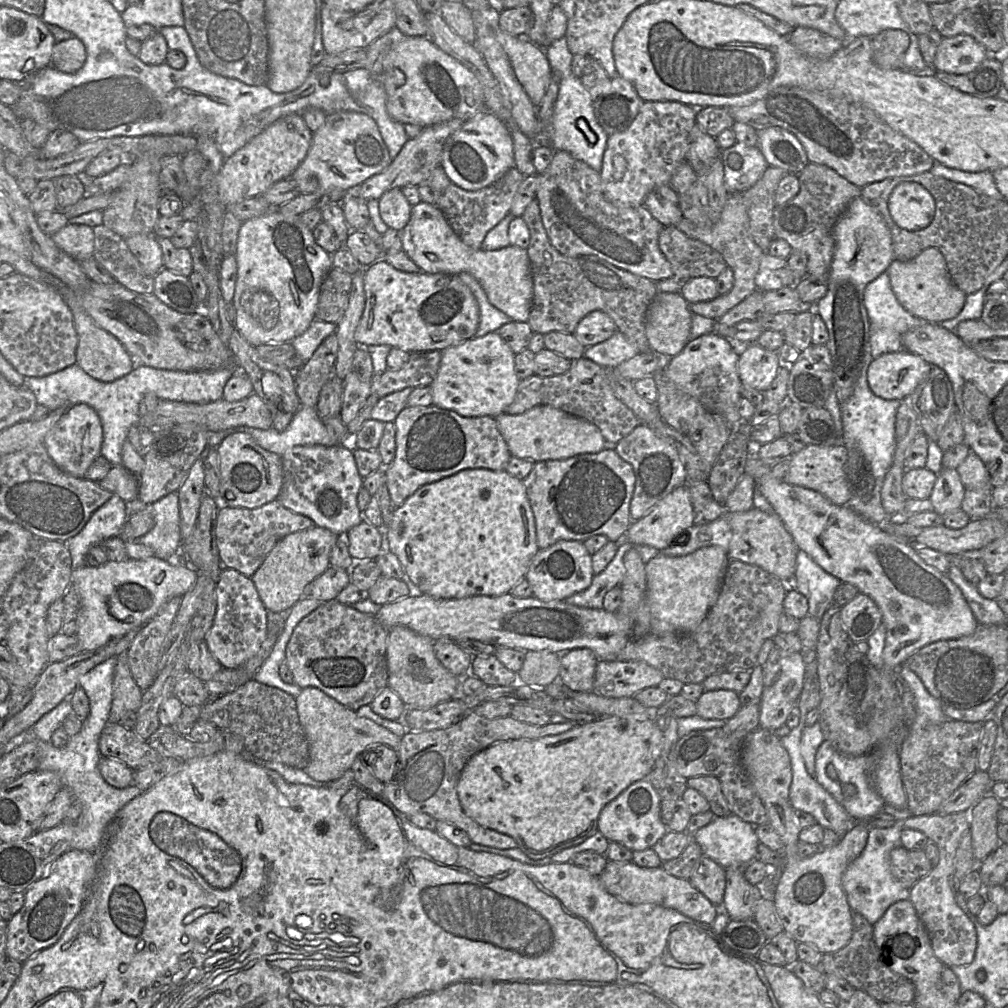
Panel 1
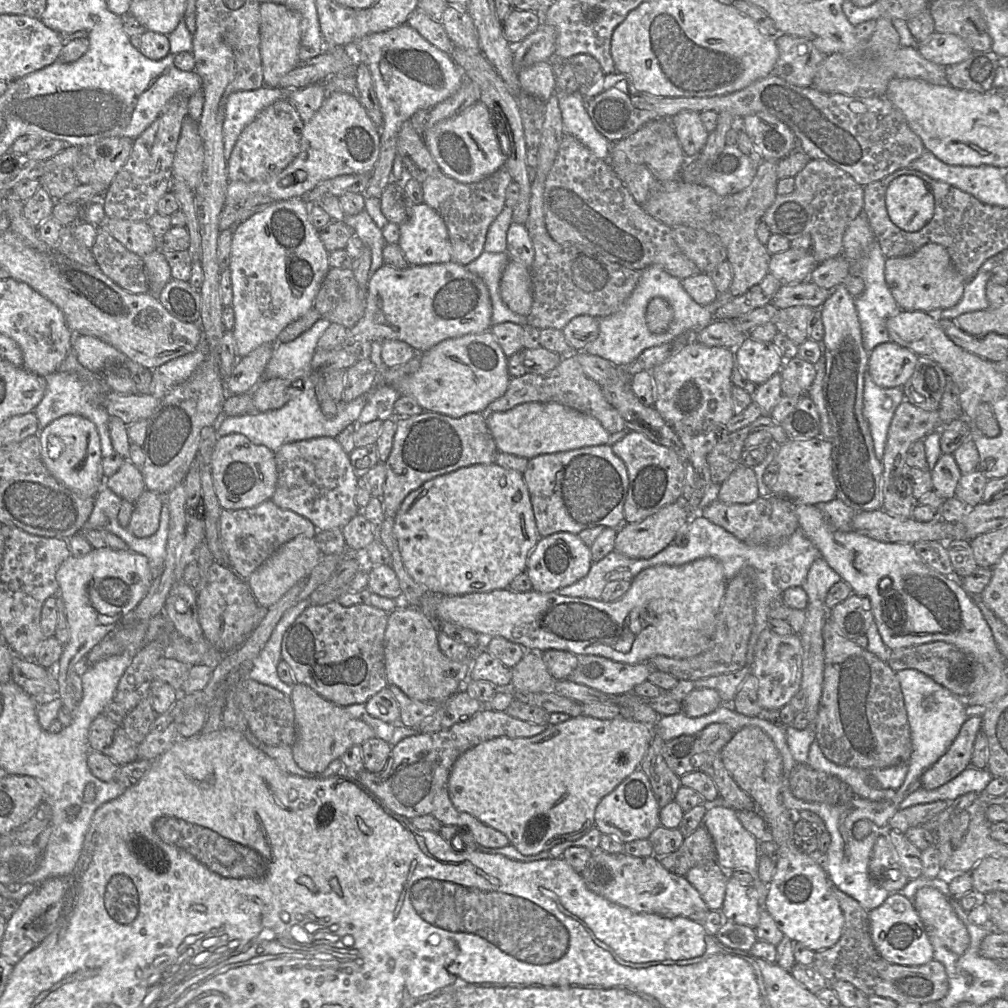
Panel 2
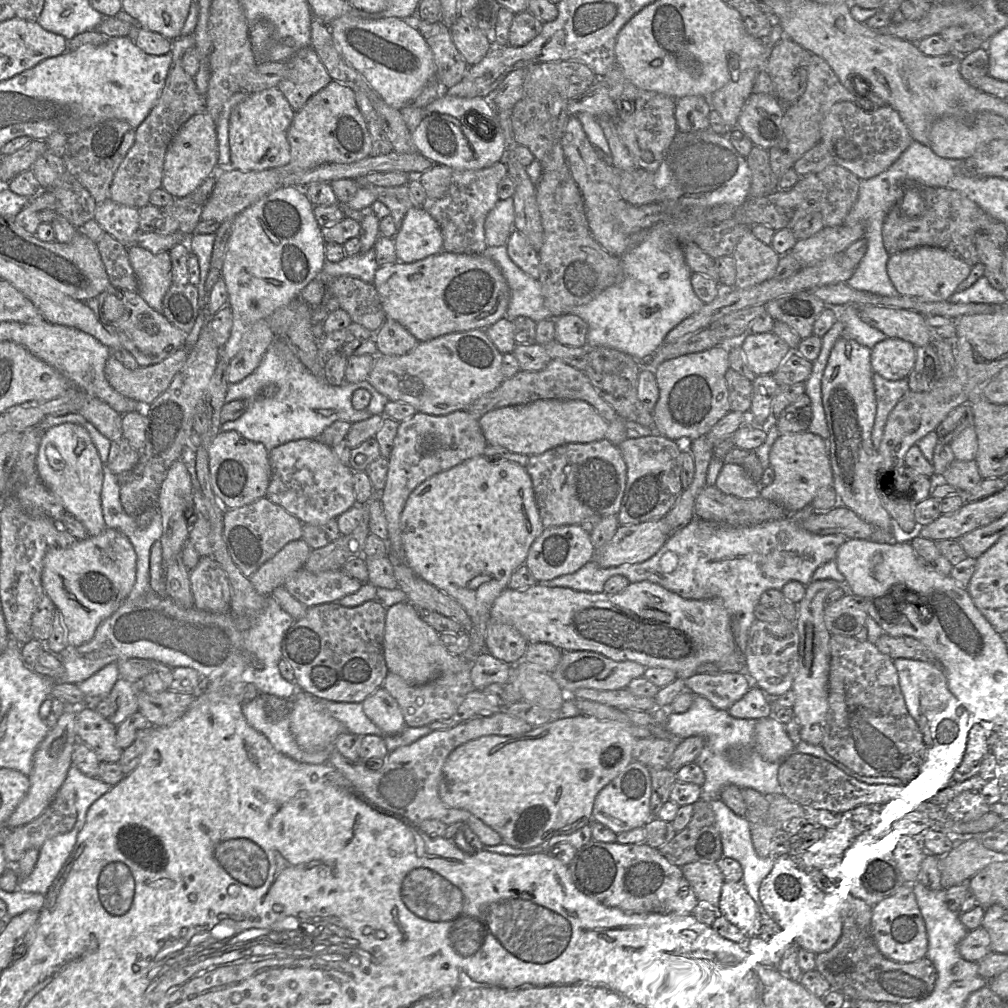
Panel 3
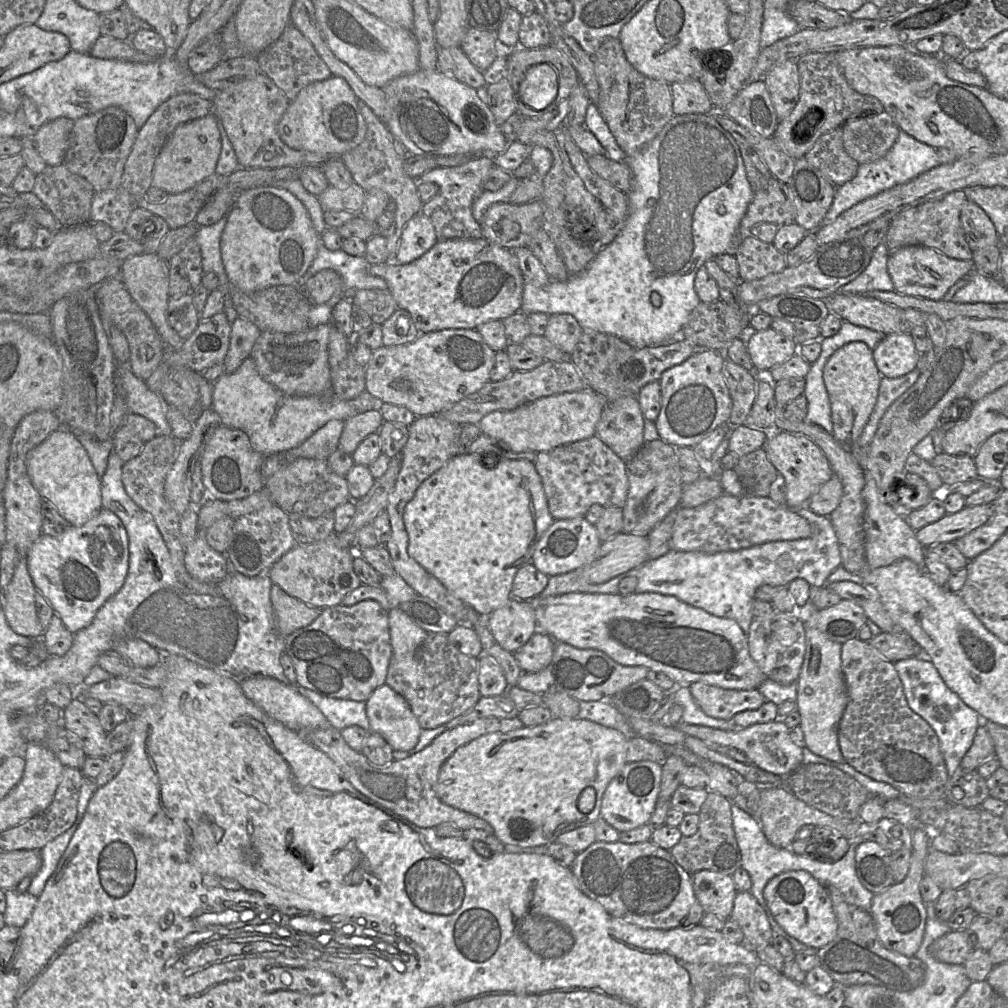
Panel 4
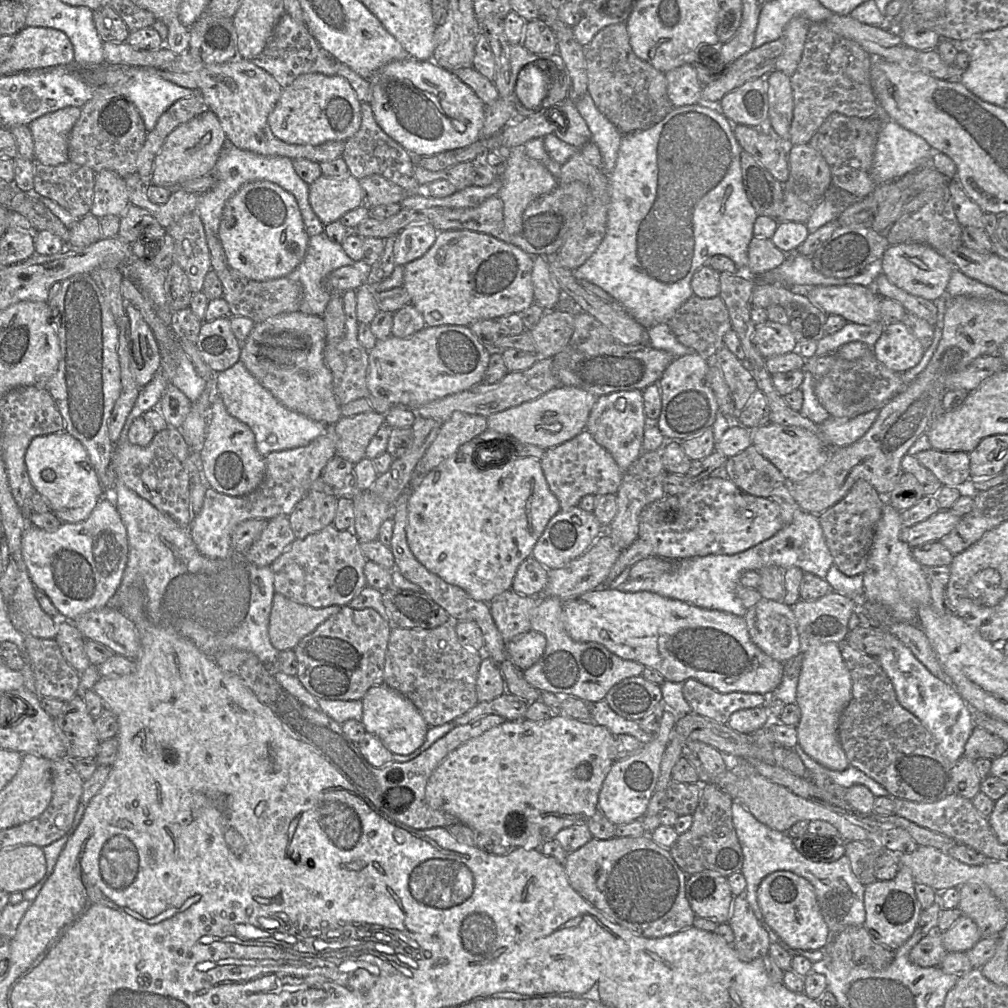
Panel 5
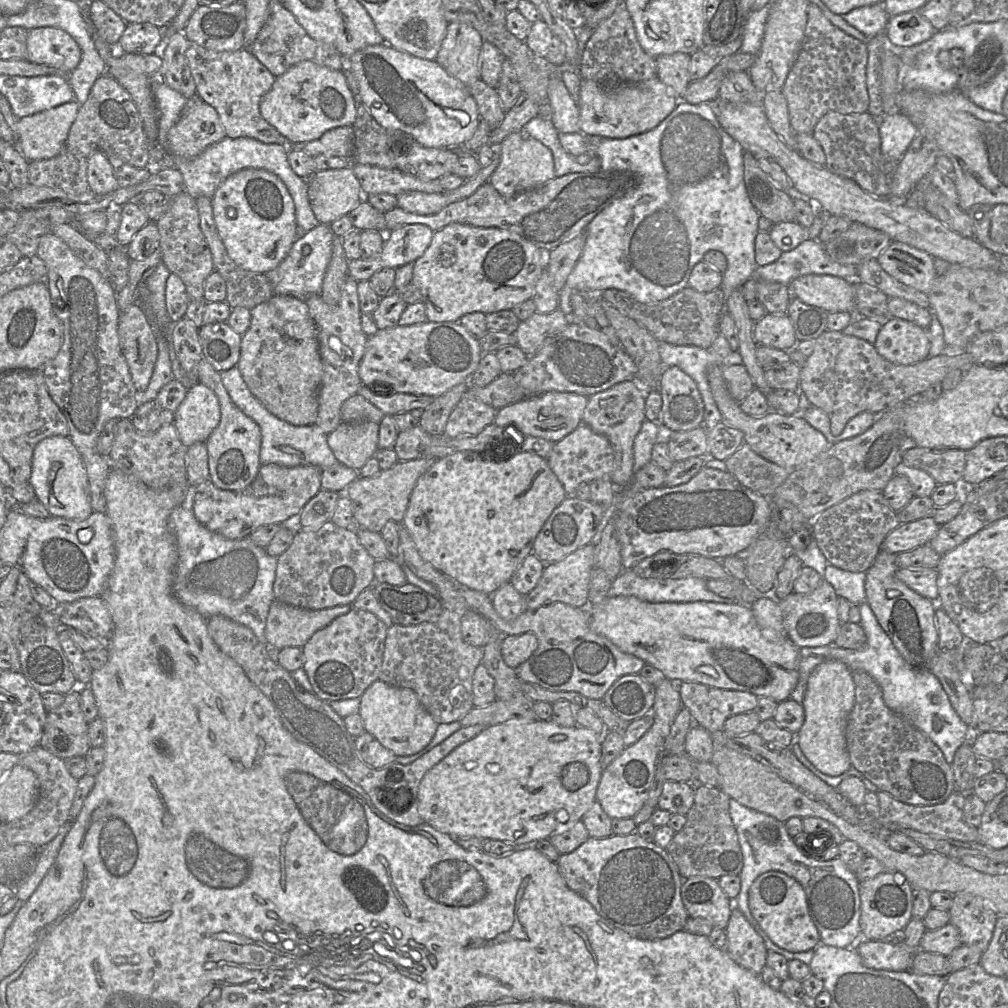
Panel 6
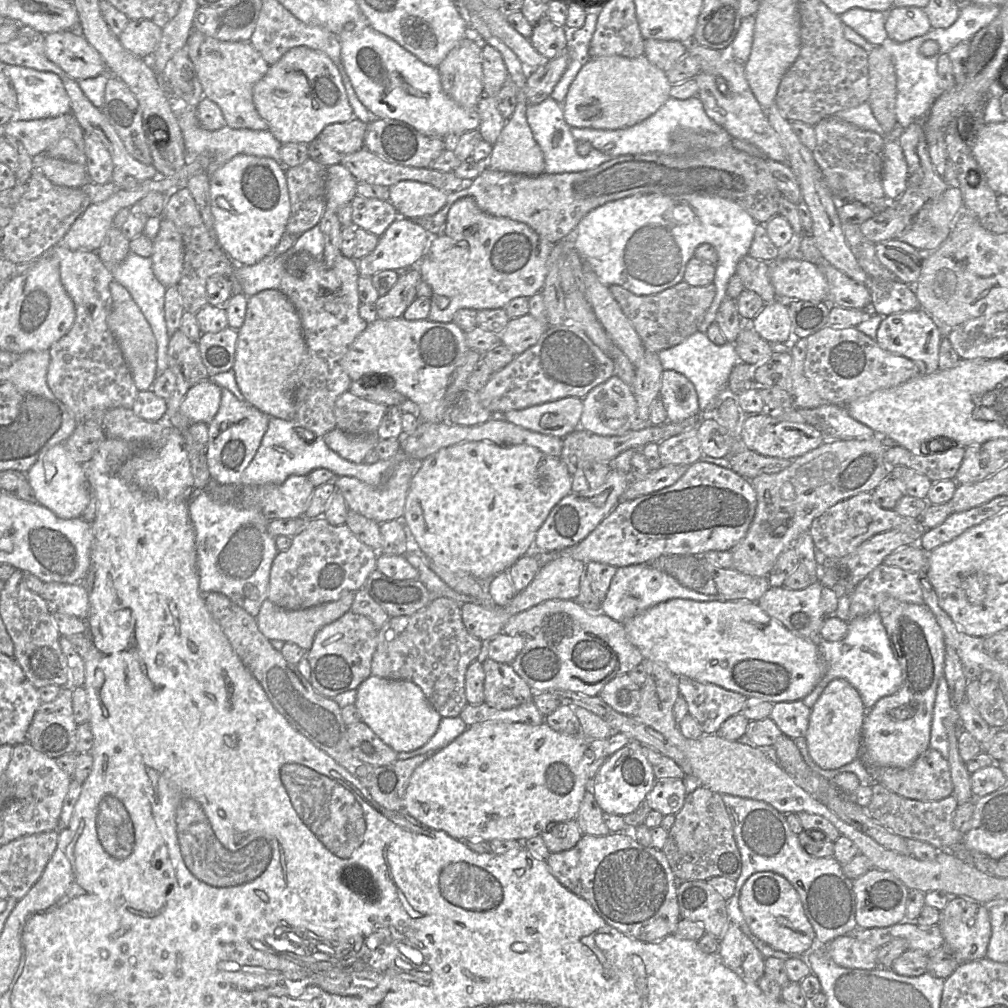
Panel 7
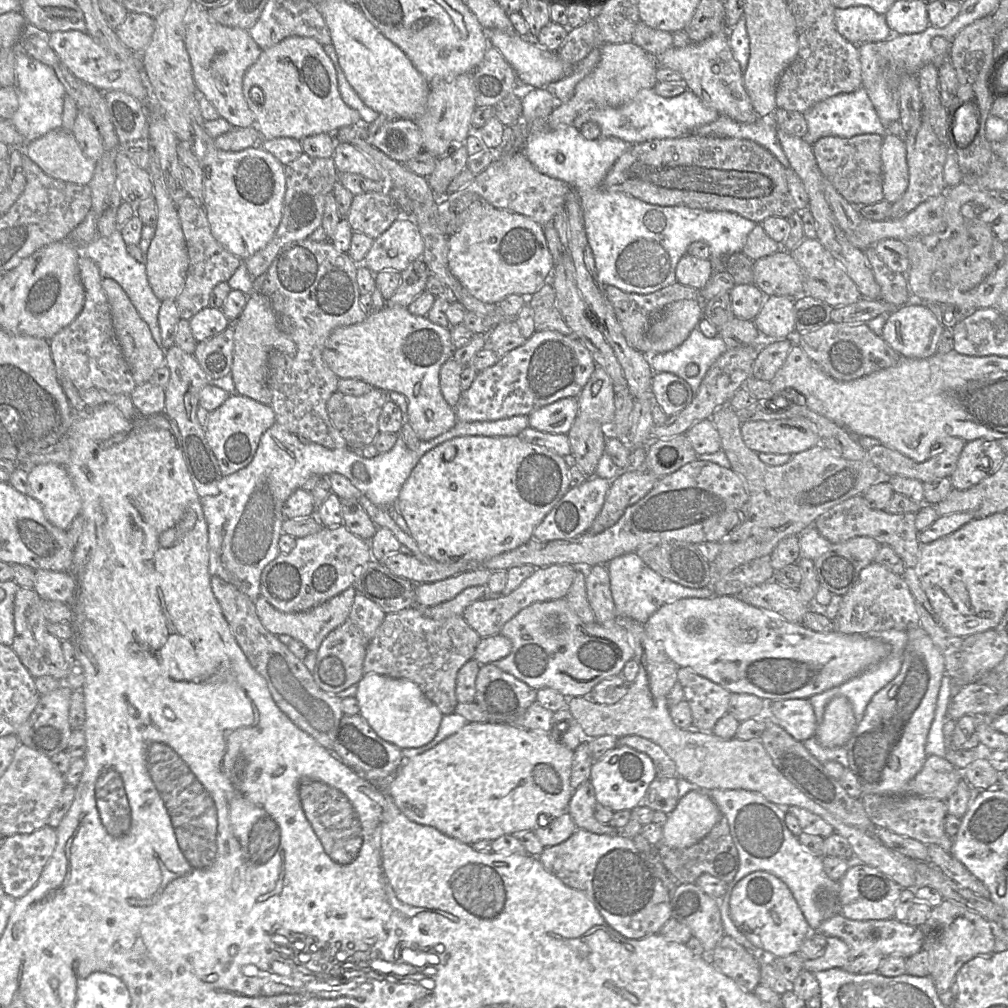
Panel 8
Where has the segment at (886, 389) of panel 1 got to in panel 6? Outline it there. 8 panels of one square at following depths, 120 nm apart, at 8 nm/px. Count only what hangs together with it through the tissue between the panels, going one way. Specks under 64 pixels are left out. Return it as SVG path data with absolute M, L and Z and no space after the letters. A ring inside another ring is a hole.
M890 318L881 327L874 346L886 360L898 365L912 365L928 358L930 334L909 321Z

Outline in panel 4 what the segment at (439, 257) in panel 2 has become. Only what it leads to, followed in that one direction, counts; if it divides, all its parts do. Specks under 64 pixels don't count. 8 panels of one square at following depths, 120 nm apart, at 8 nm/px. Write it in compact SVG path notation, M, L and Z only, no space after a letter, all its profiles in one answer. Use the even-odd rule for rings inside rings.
M419 213L405 225L394 261L398 264L409 264L428 252L437 242L432 222Z

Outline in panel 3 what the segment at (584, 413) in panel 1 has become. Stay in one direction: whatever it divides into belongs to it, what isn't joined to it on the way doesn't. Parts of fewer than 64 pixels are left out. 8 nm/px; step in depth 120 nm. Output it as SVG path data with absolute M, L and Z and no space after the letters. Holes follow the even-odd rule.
M551 360L540 371L519 371L514 376L505 378L493 391L483 394L466 410L478 421L489 411L520 404L529 404L537 400L581 400L587 402L607 422L615 420L618 415L596 392L588 377L580 370L559 360Z

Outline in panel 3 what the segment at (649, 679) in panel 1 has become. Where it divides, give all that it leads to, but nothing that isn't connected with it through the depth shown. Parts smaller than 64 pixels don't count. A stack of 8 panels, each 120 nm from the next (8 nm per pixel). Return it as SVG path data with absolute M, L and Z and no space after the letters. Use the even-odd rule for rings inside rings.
M564 651L561 659L550 674L558 686L567 695L579 688L596 690L624 689L636 678L644 675L645 667L634 661L614 661L600 653L592 651Z

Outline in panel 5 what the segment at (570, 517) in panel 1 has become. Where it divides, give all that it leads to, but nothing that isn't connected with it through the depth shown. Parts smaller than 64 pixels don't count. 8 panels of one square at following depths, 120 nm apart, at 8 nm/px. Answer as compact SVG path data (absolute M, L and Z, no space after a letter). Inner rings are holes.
M586 429L574 438L545 450L540 464L549 489L559 501L561 511L578 506L585 495L616 494L623 479L623 472L611 454Z

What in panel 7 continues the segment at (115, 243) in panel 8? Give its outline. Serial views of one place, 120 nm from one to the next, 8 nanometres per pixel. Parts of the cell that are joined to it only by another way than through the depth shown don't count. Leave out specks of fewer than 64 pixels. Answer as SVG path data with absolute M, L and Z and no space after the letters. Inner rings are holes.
M129 251L126 258L119 264L109 268L114 280L123 285L131 294L133 300L141 309L146 320L150 324L157 342L157 377L161 376L167 369L169 333L165 320L165 293L166 287L155 277L152 269L151 257L142 257Z

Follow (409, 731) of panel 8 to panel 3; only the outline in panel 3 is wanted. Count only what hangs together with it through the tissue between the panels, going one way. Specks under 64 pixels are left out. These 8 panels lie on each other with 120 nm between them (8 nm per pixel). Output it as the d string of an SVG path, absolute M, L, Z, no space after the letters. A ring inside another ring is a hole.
M384 688L377 689L363 702L366 716L382 731L383 736L399 734L406 726L400 706Z

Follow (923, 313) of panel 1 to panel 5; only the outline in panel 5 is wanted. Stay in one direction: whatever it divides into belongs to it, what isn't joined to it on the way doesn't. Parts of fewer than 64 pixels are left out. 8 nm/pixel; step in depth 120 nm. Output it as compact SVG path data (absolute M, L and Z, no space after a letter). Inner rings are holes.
M923 243L890 245L881 257L881 261L882 271L892 284L913 296L932 302L946 295L950 276L955 269L943 254Z

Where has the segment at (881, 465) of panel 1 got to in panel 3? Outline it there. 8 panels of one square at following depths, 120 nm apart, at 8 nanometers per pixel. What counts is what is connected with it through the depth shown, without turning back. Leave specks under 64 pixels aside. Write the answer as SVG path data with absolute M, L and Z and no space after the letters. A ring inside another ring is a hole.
M873 374L876 399L876 415L871 432L874 449L877 451L883 436L889 413L898 401L909 391L908 379L887 380L879 374Z

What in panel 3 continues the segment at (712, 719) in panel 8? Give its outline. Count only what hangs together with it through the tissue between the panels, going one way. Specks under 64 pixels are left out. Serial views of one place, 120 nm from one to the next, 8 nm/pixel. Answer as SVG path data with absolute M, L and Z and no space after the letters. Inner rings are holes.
M744 672L722 674L694 674L685 679L686 689L706 698L719 710L728 710L750 689L749 677Z

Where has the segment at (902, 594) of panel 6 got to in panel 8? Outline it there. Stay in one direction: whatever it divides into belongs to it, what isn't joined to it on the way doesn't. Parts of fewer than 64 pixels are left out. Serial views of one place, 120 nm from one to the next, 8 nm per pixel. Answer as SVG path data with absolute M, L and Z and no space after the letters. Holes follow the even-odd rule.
M921 626L908 630L907 636L899 673L872 697L844 746L848 768L857 778L863 795L908 794L909 781L922 769L927 758L925 745L941 681L946 675L945 663L940 650Z

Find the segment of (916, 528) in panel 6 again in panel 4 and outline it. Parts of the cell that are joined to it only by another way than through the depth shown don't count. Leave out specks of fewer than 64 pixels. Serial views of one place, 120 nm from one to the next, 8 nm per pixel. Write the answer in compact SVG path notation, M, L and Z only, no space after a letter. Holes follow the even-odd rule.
M991 504L964 507L959 512L946 514L935 523L915 532L915 537L924 548L939 543L954 543L976 528L985 524L992 515Z

